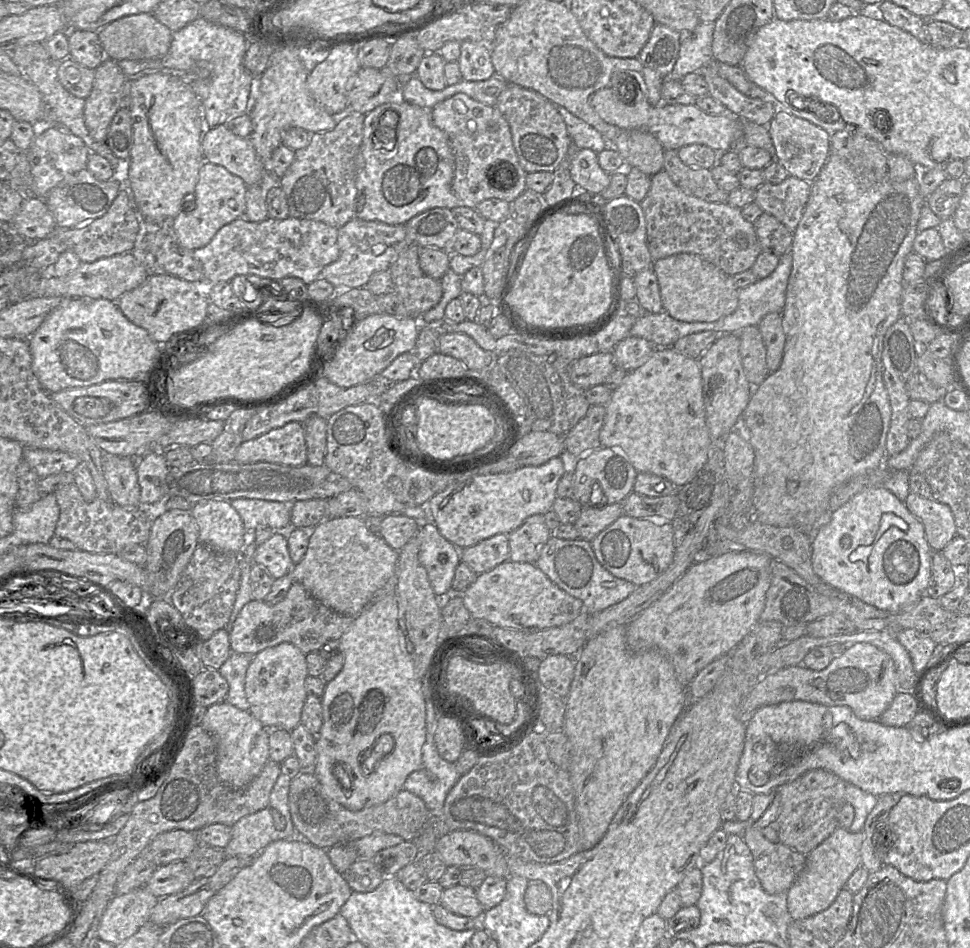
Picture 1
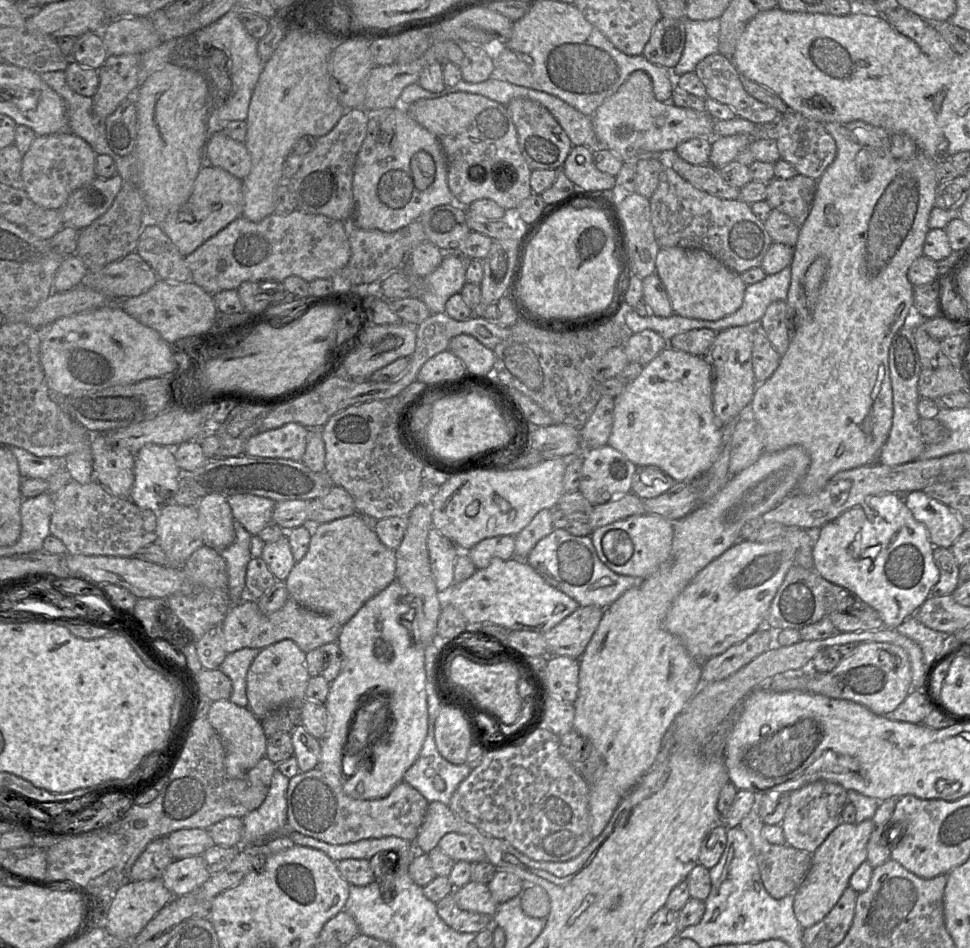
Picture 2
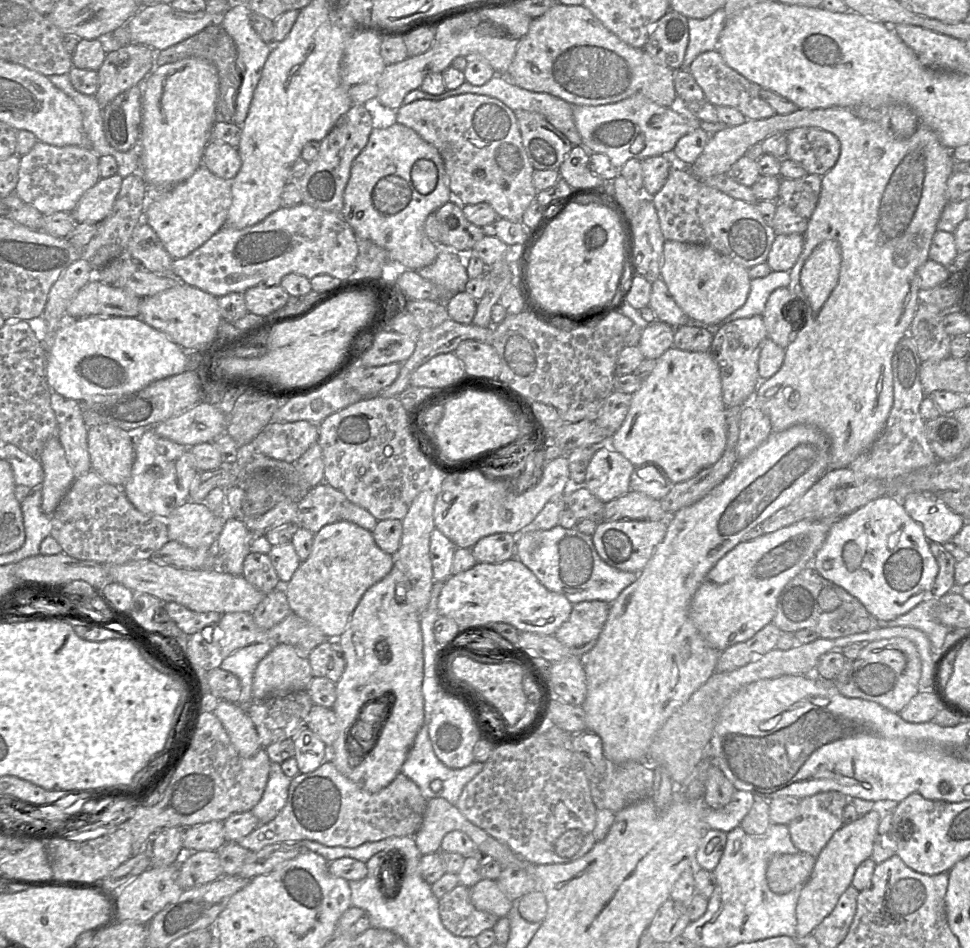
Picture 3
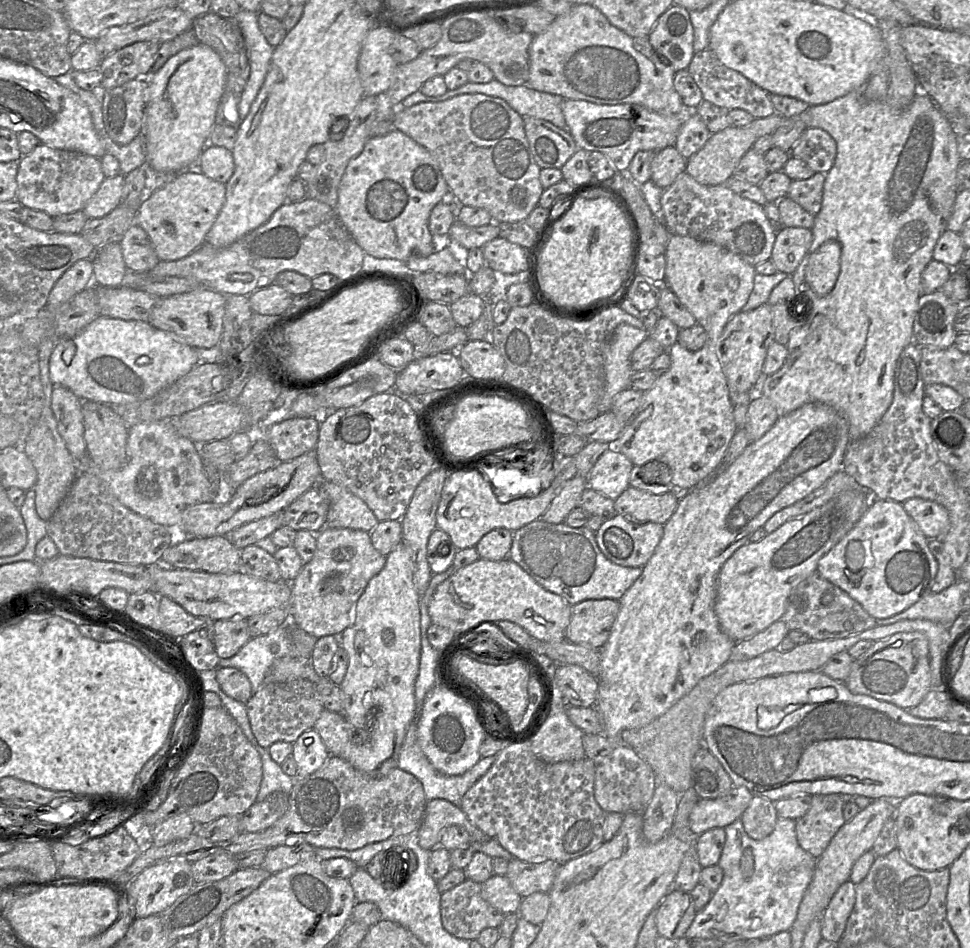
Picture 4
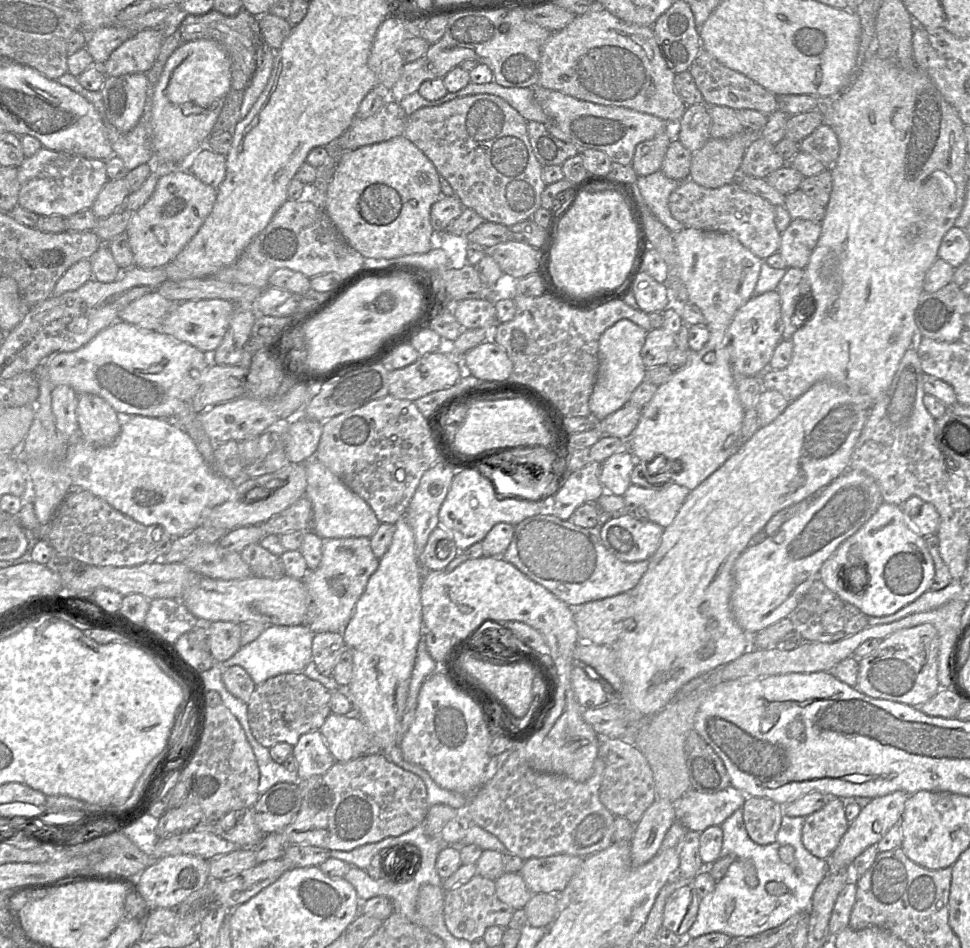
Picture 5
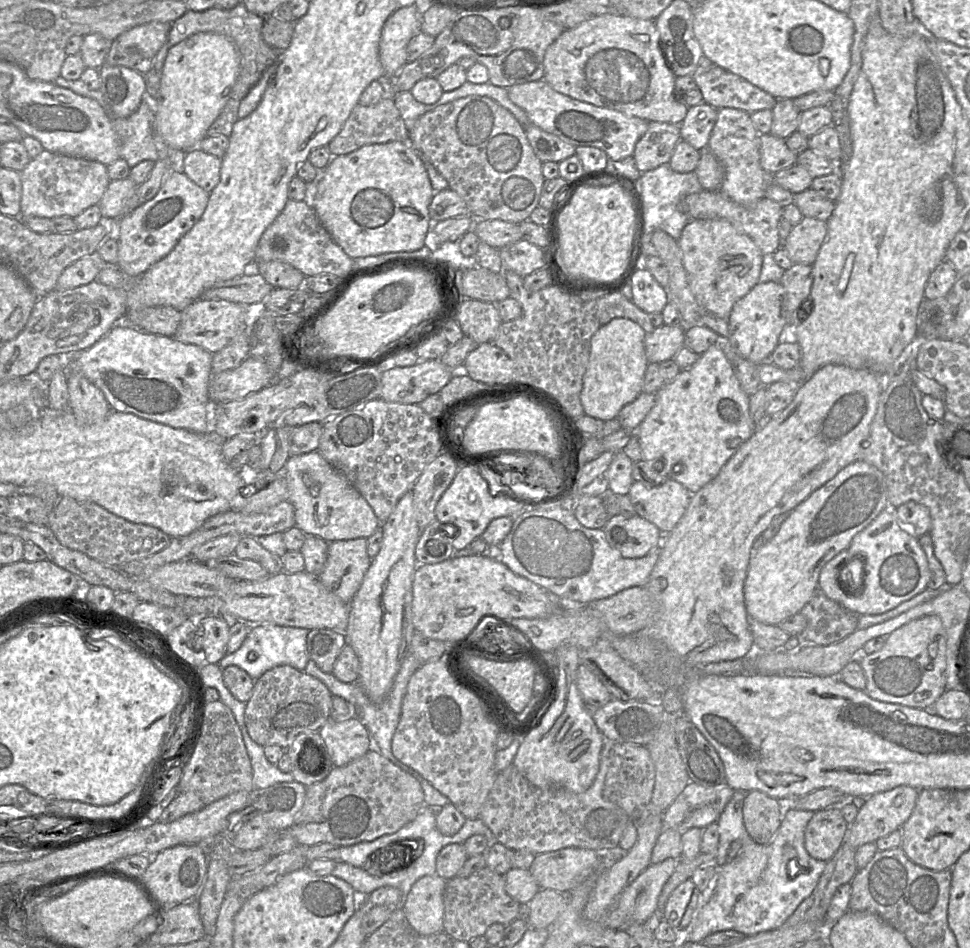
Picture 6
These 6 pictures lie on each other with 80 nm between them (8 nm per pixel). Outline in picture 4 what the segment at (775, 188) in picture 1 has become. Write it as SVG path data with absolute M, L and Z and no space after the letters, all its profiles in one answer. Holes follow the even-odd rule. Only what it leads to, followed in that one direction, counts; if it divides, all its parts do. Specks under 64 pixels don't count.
M815 172L808 179L792 180L786 197L815 216L821 209L825 174Z

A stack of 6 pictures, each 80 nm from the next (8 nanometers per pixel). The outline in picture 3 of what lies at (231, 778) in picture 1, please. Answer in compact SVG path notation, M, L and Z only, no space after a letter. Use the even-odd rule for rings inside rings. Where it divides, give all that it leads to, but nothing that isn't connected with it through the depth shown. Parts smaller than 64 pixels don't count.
M220 700L213 713L222 723L240 756L251 757L262 748L246 708L237 703Z

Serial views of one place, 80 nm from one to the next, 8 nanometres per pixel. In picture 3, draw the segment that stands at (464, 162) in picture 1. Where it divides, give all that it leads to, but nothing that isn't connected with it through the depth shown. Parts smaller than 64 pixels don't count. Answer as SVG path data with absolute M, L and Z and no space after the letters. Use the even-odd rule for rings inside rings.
M471 93L440 101L417 100L398 109L396 123L413 129L422 139L437 148L444 161L448 186L464 205L486 202L493 207L499 218L522 222L524 212L538 193L533 185L535 169L524 149L516 115L503 102Z

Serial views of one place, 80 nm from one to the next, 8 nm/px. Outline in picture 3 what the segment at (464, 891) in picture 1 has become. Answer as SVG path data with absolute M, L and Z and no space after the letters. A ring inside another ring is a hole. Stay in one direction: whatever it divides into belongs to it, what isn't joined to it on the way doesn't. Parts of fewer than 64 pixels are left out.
M482 879L470 888L472 904L479 910L497 917L506 916L512 908L511 901L500 889L496 880Z

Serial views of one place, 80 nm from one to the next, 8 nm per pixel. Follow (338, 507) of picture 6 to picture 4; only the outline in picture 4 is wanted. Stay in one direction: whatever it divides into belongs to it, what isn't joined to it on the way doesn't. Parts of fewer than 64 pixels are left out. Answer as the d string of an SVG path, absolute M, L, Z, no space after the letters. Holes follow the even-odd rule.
M322 480L319 485L330 498L325 527L366 532L371 532L376 527L378 519L361 498L332 482Z

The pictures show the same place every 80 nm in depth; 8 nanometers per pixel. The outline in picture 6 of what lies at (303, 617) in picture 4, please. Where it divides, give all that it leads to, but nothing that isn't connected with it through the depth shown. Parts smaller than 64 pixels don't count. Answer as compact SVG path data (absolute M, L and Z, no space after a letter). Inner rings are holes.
M365 538L328 542L326 563L318 579L346 603L357 593L370 566L367 545Z

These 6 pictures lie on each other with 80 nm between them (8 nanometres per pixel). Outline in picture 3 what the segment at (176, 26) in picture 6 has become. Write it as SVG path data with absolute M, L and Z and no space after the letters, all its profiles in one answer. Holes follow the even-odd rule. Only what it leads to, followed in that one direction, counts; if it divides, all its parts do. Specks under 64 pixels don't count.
M211 24L201 32L177 43L164 50L157 51L156 62L154 57L153 71L158 67L179 61L184 58L196 57L212 63L218 72L218 93L215 107L216 122L231 122L236 111L236 101L242 83L242 70L237 63L238 51L232 37L220 24Z

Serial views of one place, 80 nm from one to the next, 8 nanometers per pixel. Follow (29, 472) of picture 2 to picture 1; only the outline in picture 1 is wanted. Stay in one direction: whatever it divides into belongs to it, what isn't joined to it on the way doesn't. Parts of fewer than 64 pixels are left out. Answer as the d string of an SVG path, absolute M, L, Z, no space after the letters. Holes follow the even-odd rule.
M25 448L23 460L31 466L40 478L52 474L72 472L80 463L80 460L70 453L38 448Z

